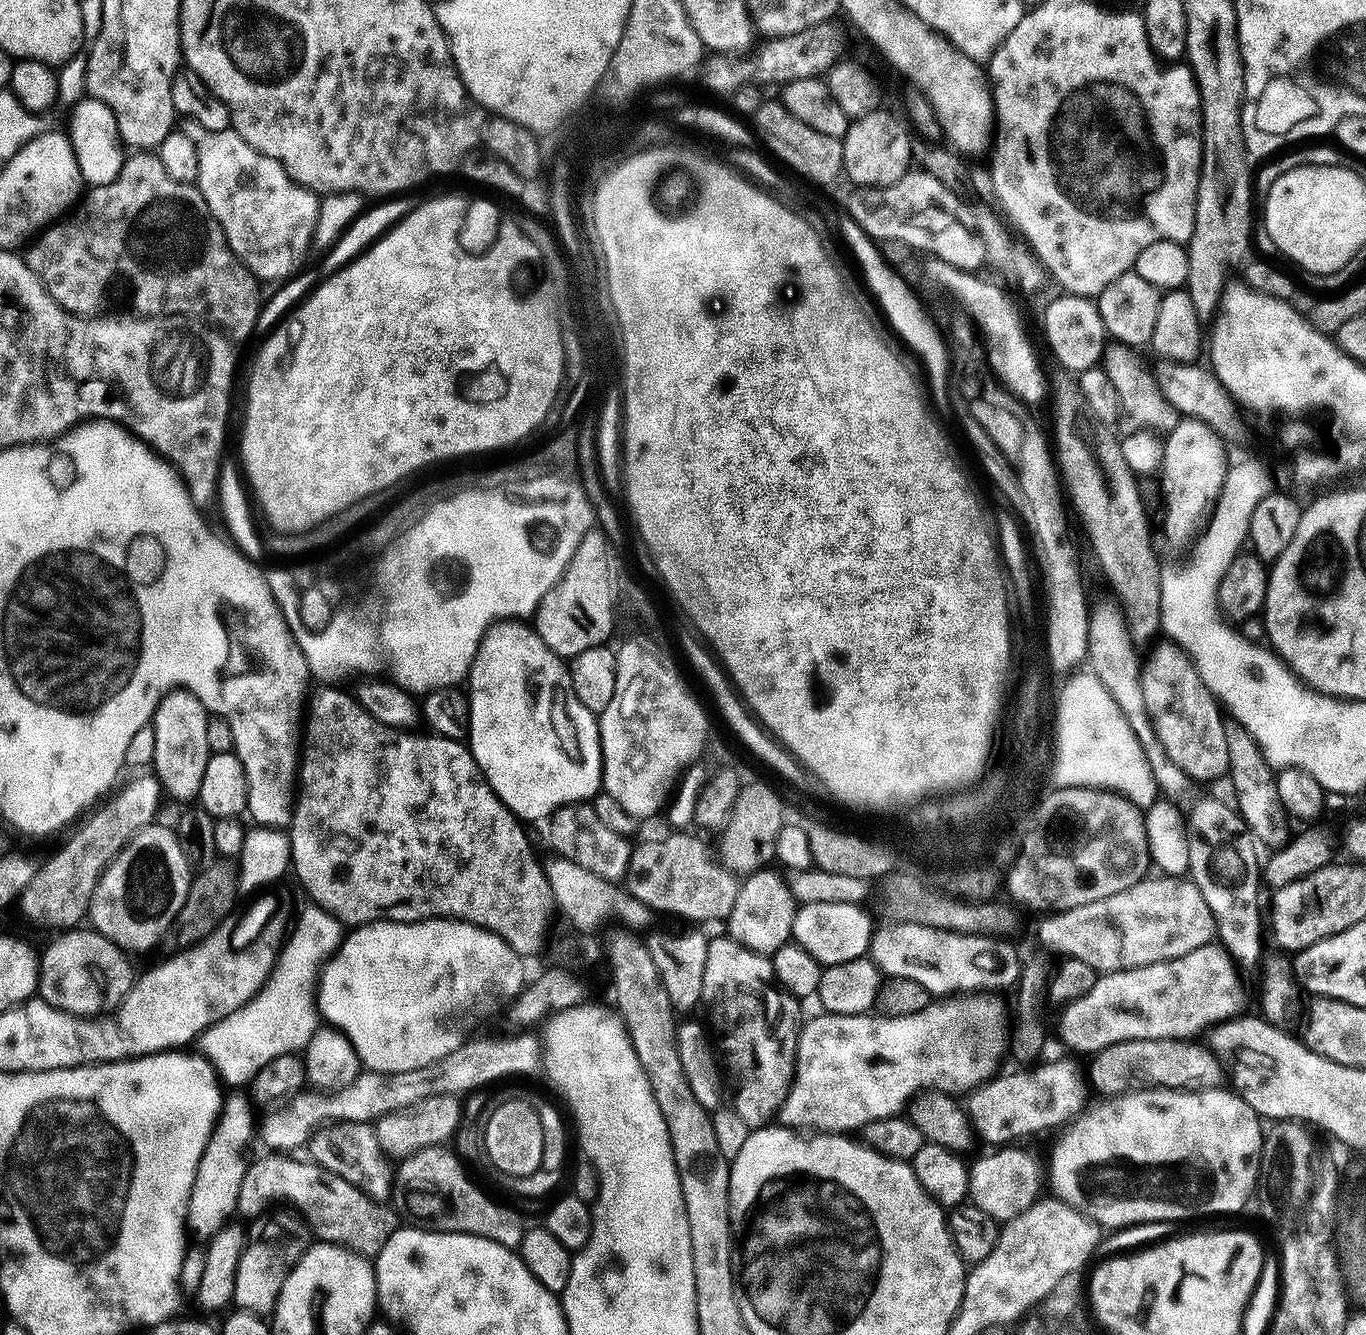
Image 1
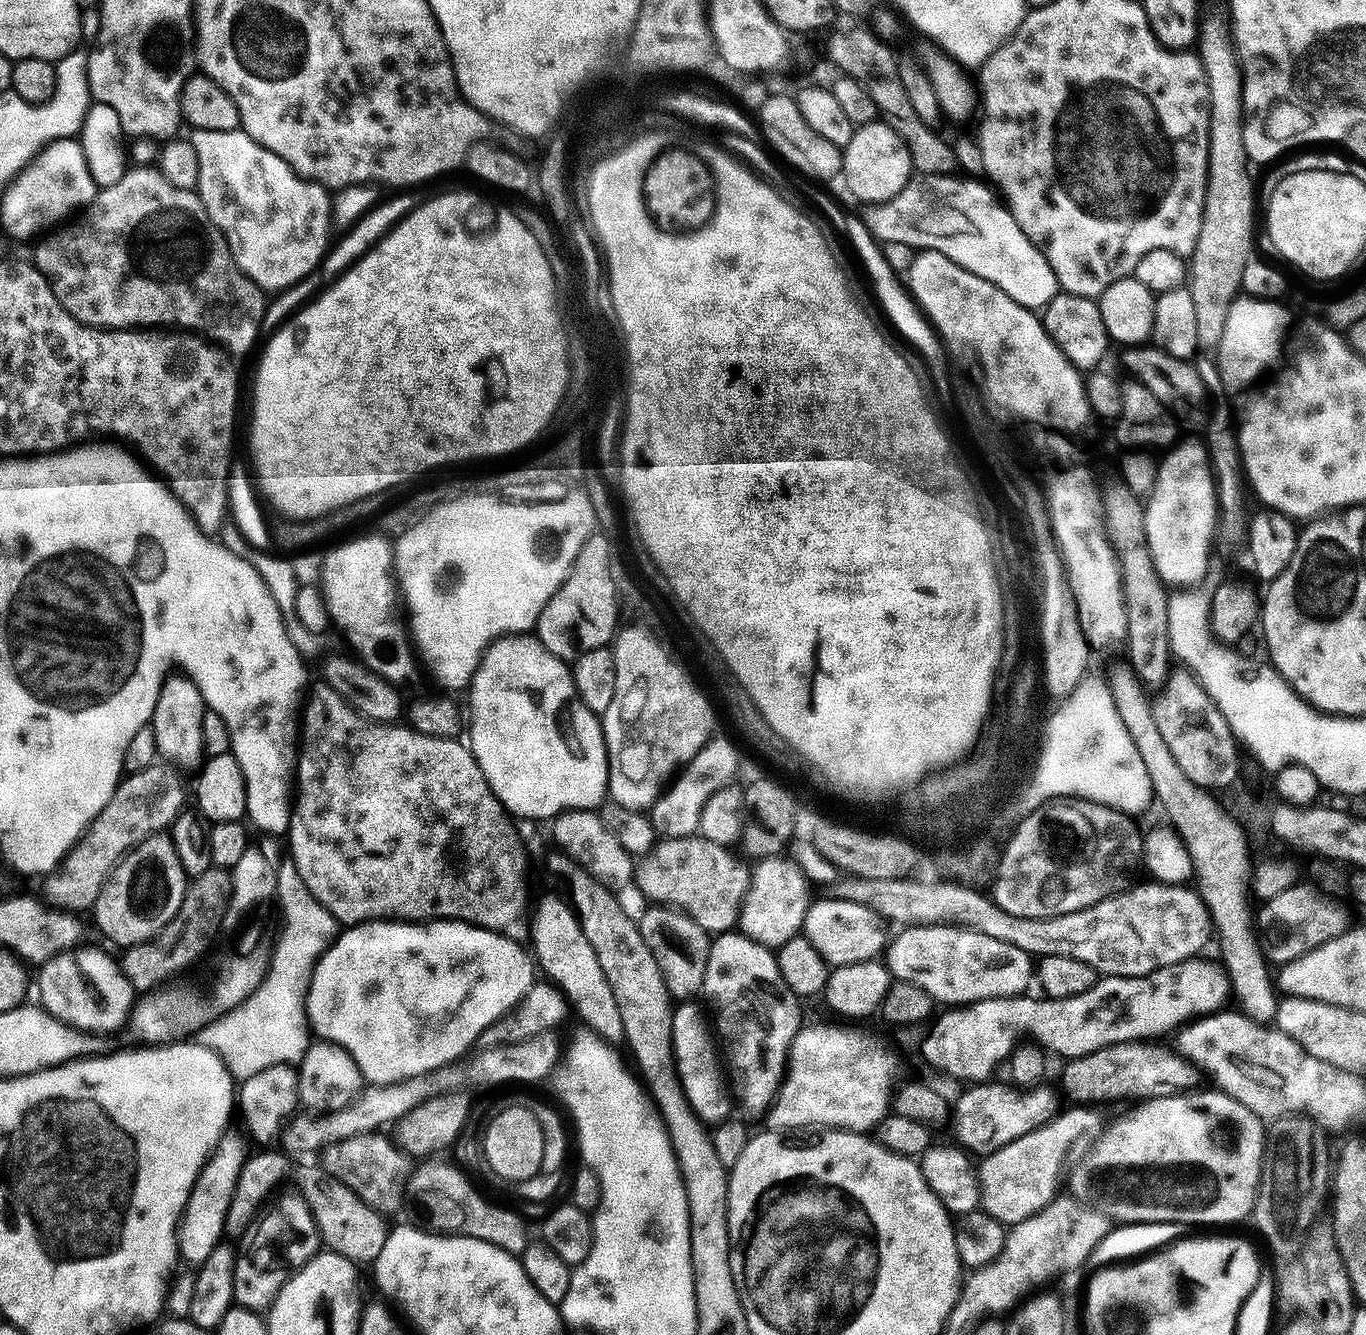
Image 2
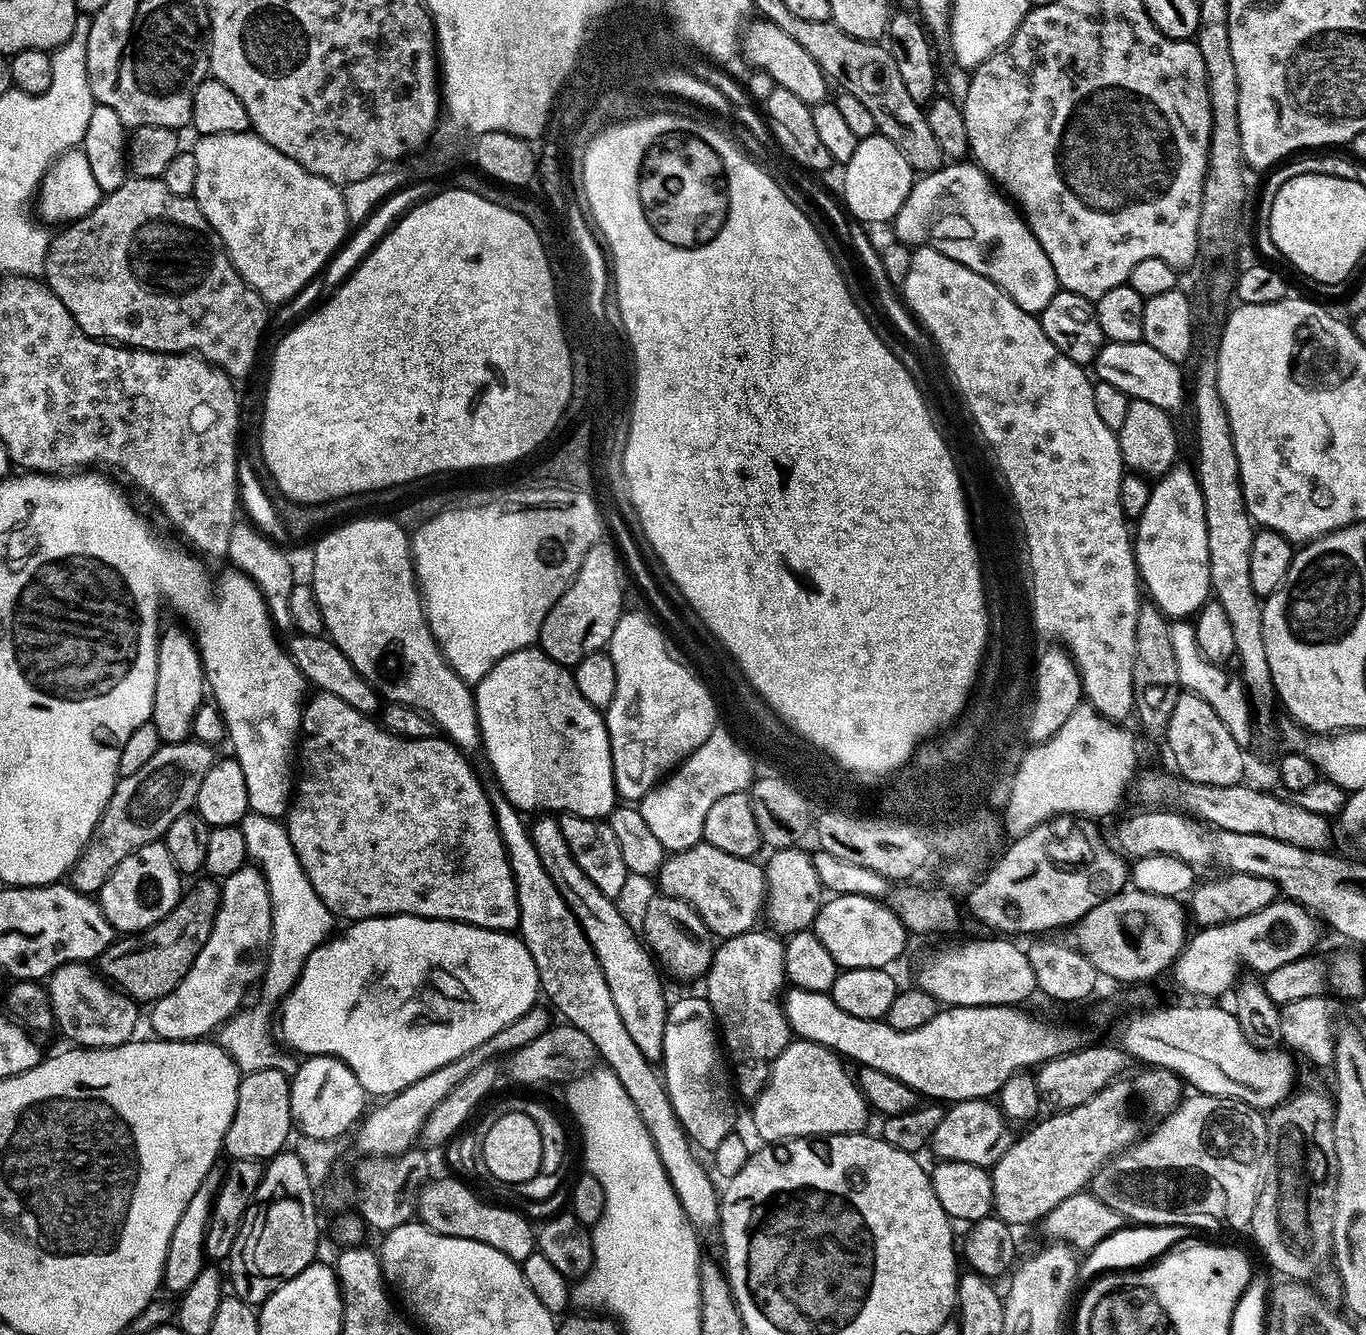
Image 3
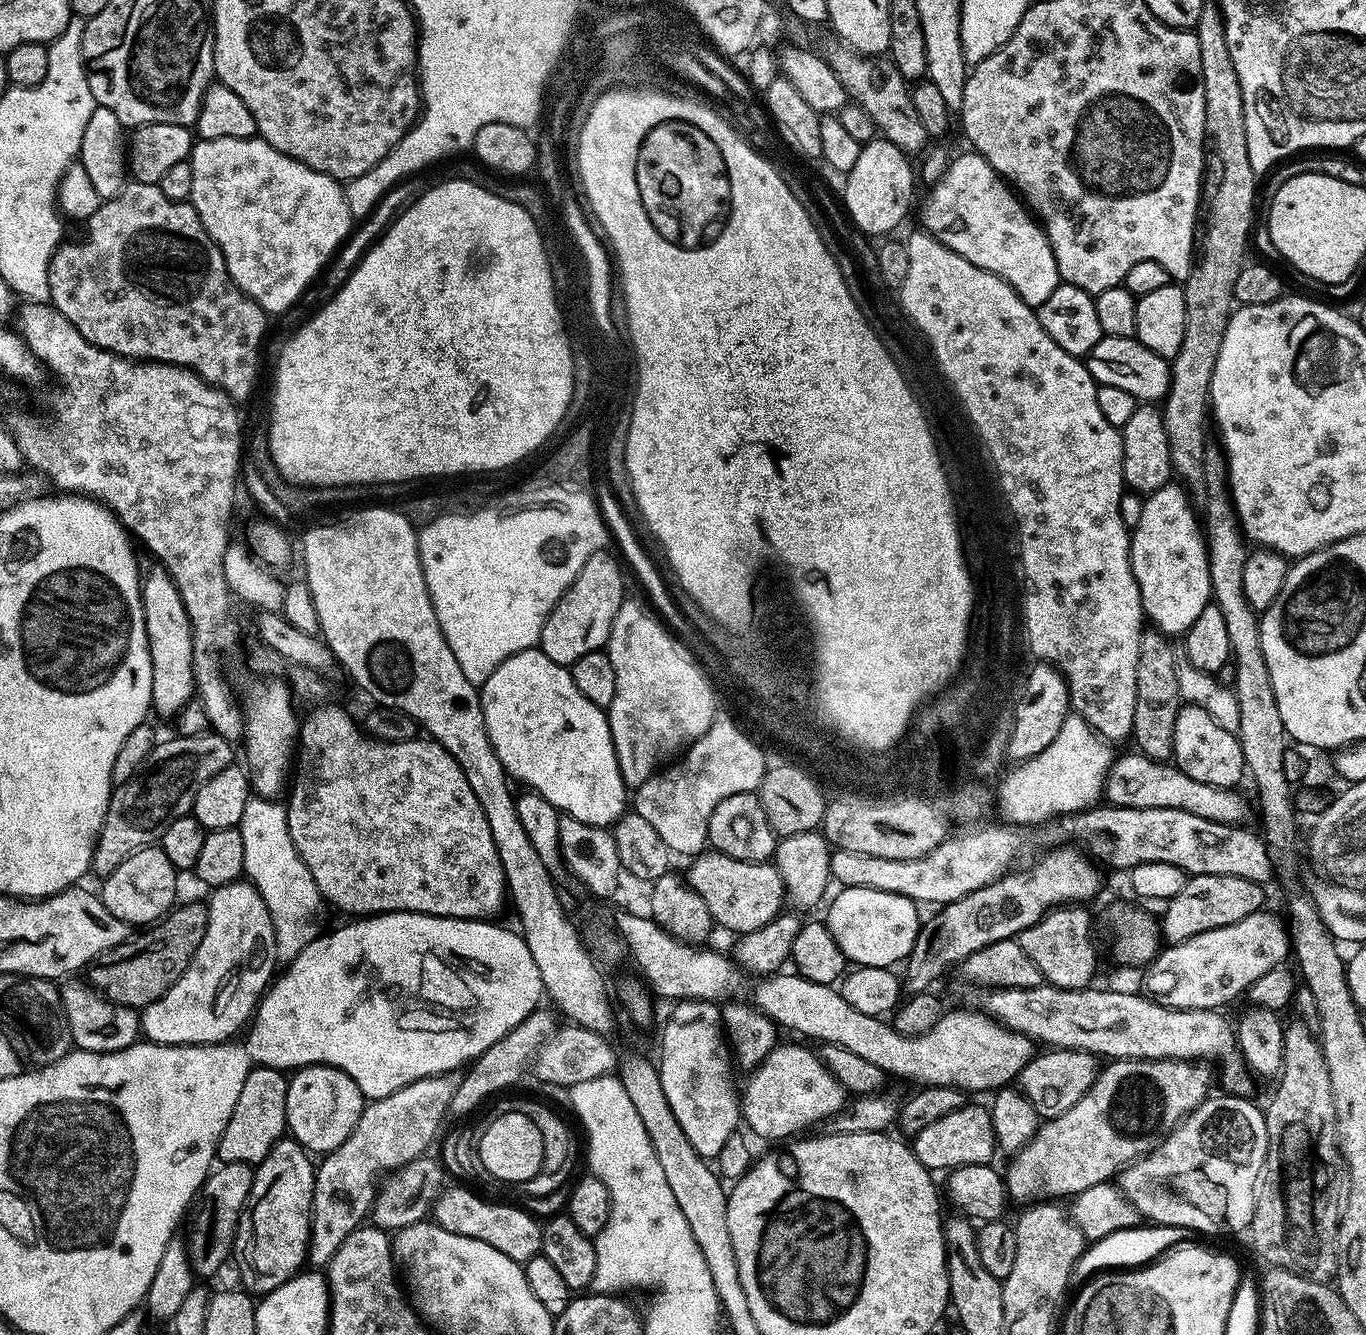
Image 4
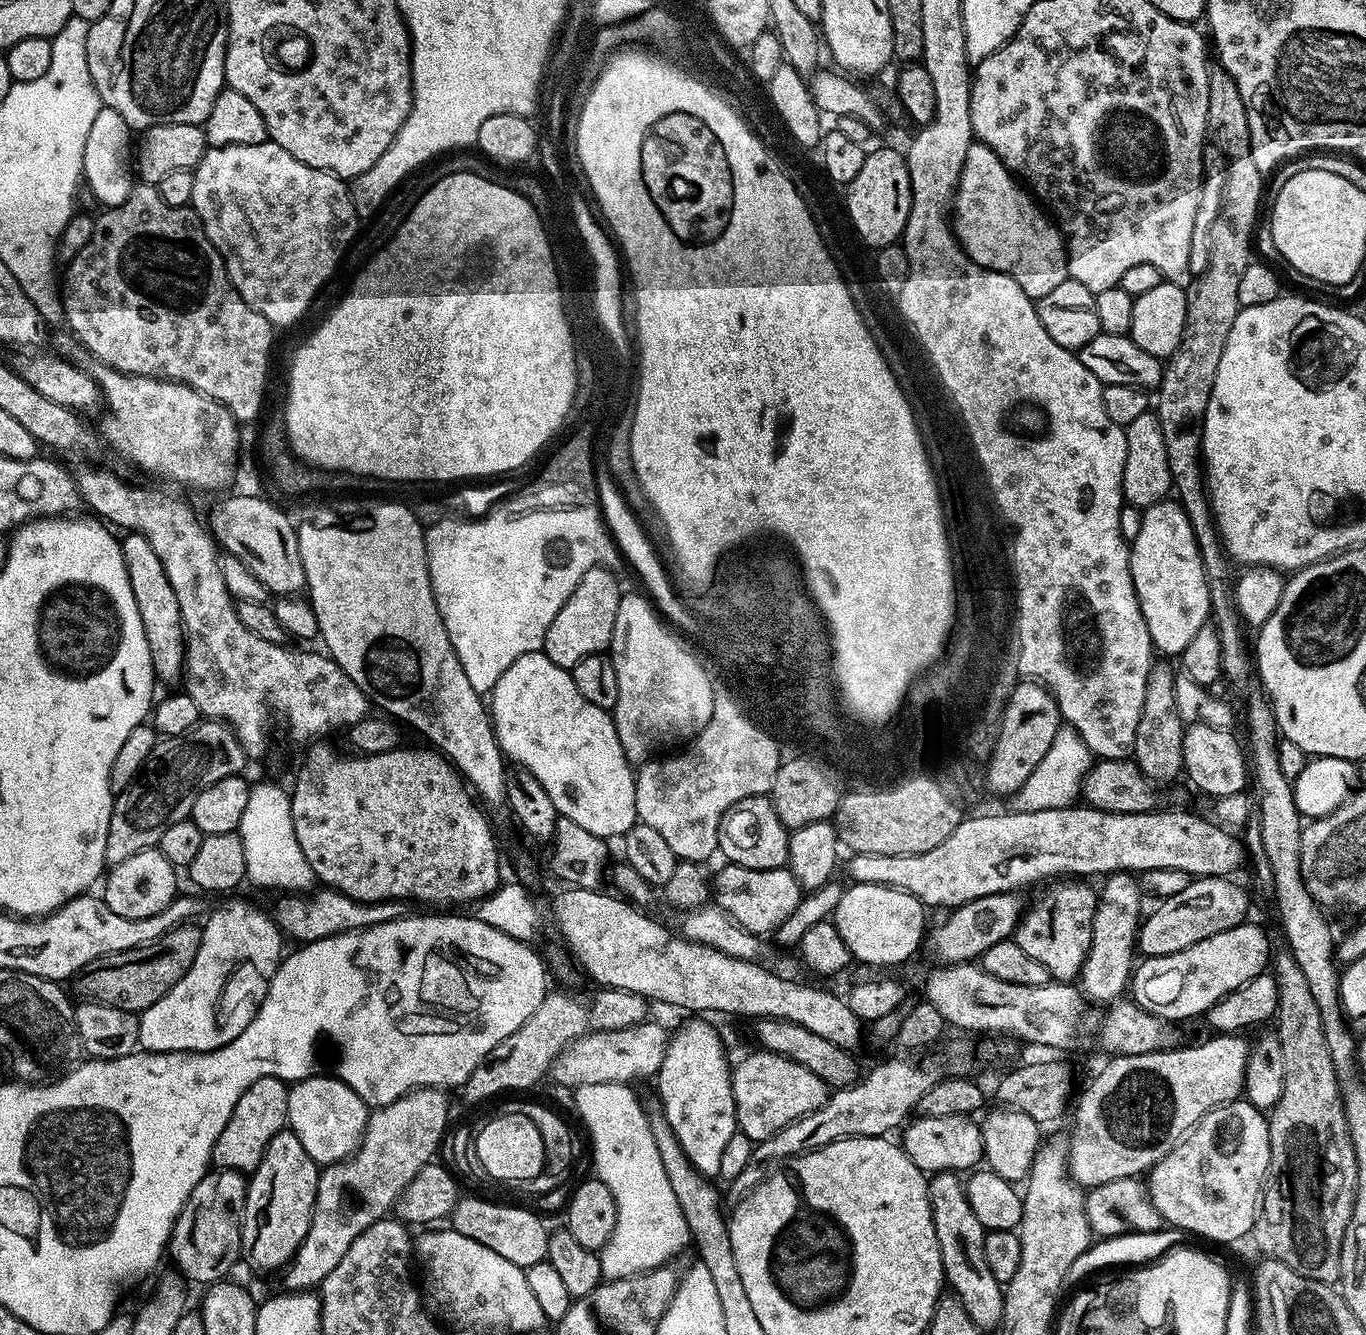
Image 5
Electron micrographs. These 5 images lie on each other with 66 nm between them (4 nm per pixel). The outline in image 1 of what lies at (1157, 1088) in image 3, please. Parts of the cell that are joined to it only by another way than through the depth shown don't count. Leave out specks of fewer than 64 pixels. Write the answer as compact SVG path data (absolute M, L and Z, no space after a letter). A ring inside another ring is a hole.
M1000 1146L988 1150L985 1156L971 1161L968 1170L968 1194L971 1203L978 1205L990 1218L1007 1222L1035 1204L1040 1192L1040 1164L1024 1146Z

